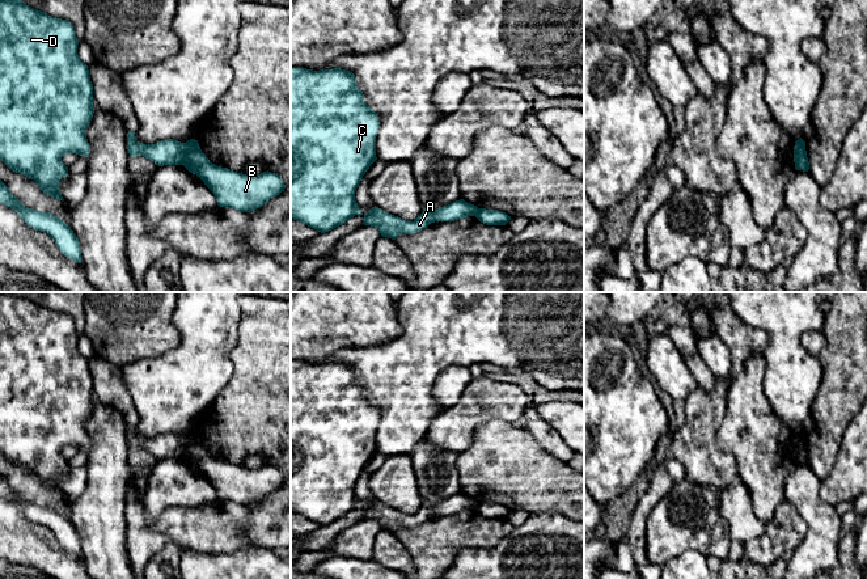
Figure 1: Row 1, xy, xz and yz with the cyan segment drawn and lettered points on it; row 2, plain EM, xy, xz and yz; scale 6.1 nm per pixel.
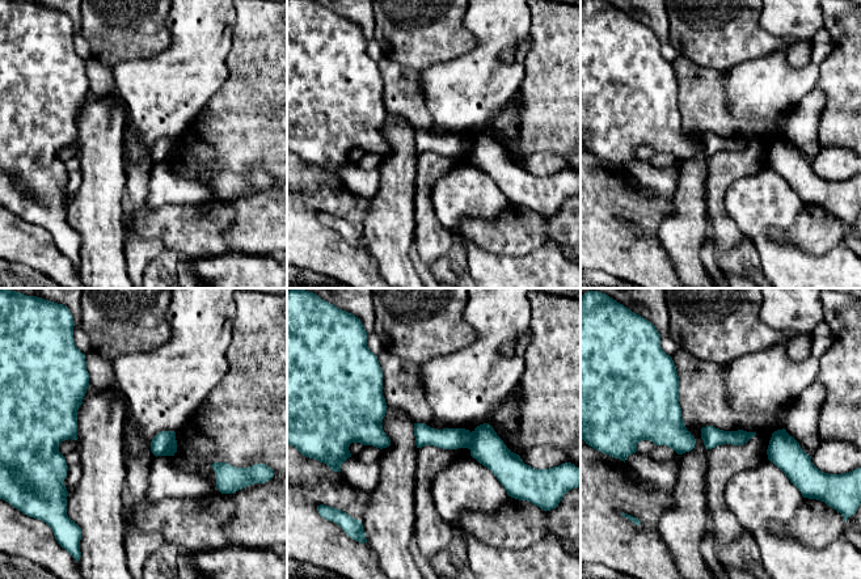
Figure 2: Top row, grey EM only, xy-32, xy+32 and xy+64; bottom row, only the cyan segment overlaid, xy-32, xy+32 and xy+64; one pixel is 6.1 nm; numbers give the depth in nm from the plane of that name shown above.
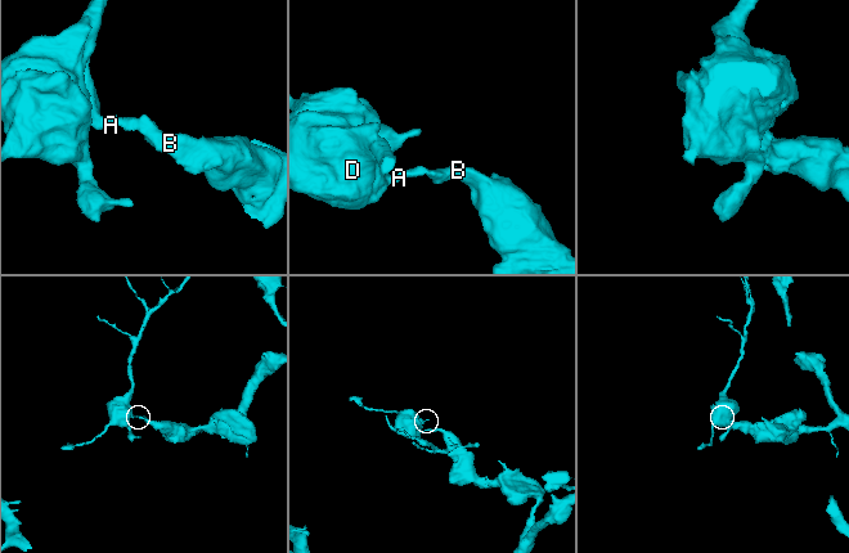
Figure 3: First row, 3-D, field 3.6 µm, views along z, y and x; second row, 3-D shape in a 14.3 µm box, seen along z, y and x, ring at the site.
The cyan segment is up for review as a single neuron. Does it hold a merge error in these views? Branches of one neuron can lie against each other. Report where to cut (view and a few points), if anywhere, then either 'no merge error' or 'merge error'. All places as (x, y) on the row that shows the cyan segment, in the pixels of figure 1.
cut in xy along (185, 143), (184, 161), (181, 164); merge error

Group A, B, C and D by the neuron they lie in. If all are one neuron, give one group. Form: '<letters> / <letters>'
A C D / B

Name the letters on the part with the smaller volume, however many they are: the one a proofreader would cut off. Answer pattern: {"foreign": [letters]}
{"foreign": ["A", "C", "D"]}

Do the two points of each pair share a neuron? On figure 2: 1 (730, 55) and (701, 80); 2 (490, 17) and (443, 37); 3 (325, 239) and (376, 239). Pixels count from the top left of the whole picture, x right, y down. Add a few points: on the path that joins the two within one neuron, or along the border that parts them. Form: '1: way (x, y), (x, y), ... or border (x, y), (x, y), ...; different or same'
1: border (717, 68), (722, 71); different
2: border (464, 13), (464, 26), (476, 45), (451, 55); different
3: border (367, 248), (380, 274); different

